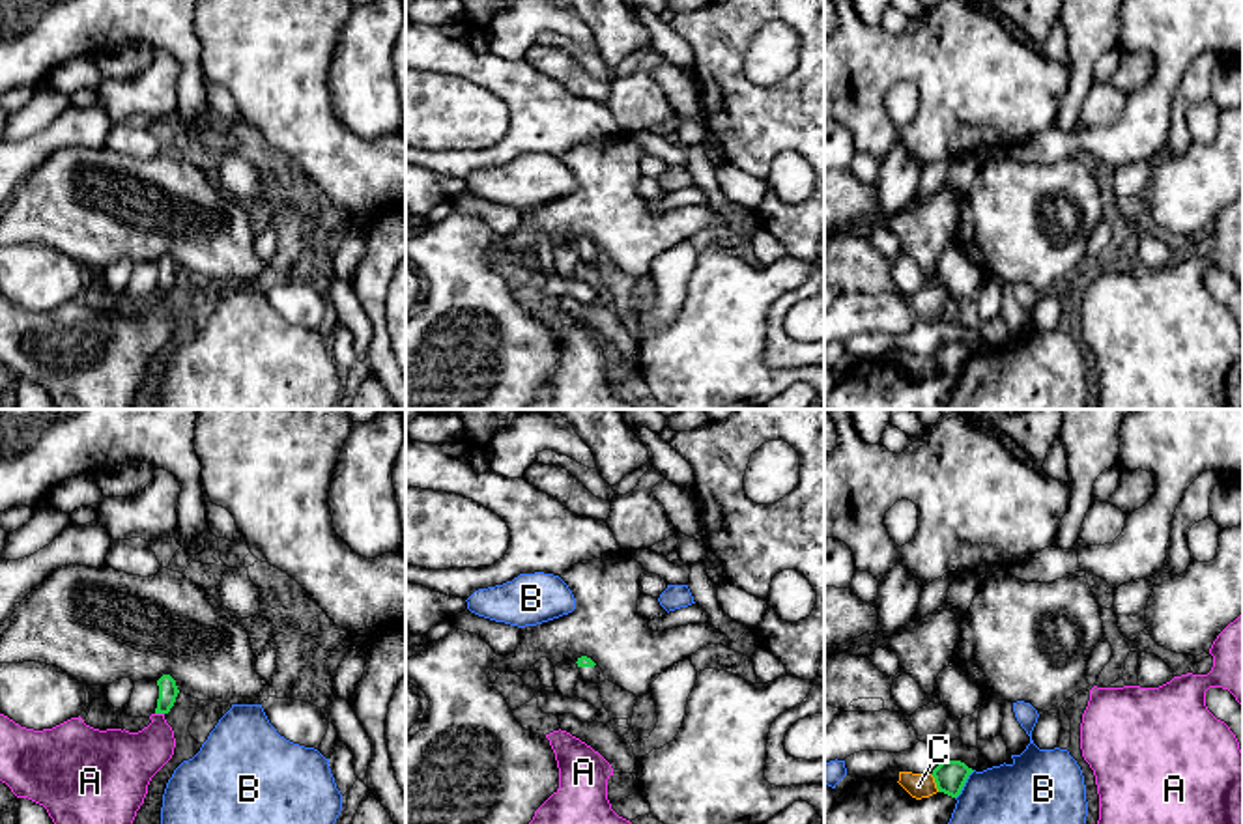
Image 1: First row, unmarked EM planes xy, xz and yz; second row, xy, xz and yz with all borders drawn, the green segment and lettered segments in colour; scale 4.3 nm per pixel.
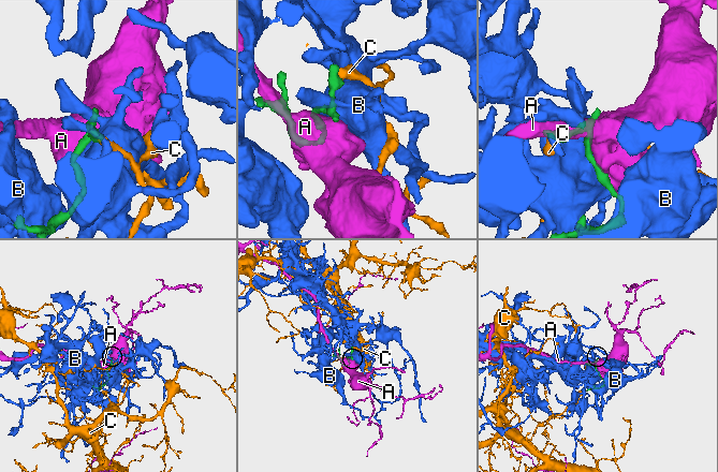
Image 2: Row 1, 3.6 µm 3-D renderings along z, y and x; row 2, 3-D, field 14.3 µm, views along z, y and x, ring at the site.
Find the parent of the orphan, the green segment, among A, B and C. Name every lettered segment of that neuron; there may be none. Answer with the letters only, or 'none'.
none

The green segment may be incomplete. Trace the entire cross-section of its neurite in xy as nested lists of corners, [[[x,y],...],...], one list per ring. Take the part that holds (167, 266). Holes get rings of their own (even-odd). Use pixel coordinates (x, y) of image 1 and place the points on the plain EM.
[[[163,256],[157,262],[157,267],[159,267],[159,280],[157,280],[155,295],[168,295],[179,275],[176,262],[170,256]]]

